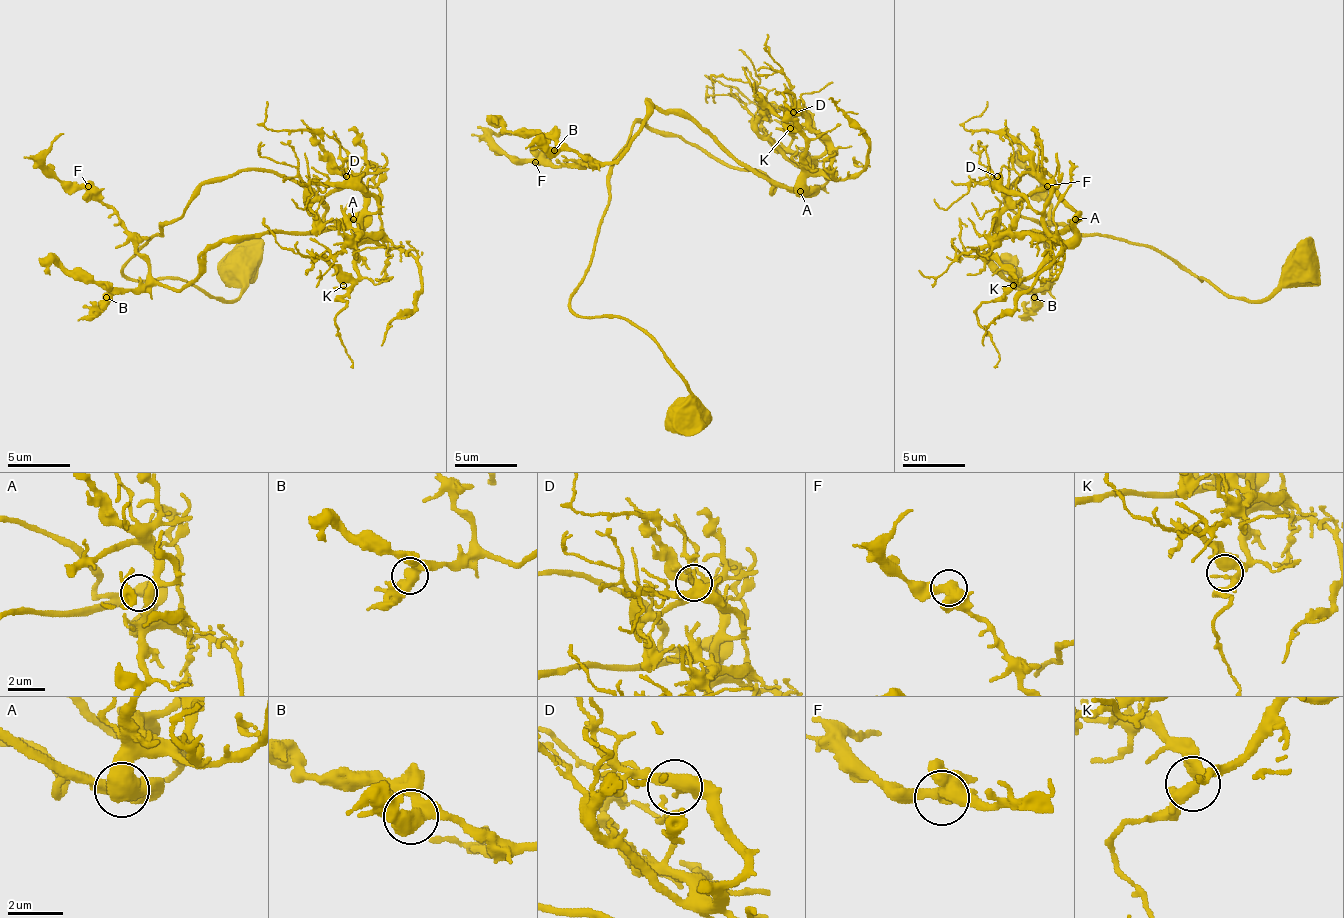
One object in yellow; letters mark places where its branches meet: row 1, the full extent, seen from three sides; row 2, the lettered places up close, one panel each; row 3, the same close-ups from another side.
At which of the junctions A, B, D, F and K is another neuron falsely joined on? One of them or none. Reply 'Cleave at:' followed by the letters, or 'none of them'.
Cleave at: none of them

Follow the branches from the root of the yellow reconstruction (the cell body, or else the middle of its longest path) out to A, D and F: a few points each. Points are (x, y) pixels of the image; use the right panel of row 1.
A: (1305, 269), (1299, 282), (1239, 301), (1143, 245), (1034, 223), (1006, 204), (1006, 192), (1041, 170), (1075, 220)
D: (1305, 269), (1239, 301), (1143, 245), (1013, 210), (1006, 192), (1028, 170), (1075, 214), (1056, 238), (997, 176)
F: (1305, 269), (1230, 297), (1013, 210), (1028, 170), (1075, 214), (997, 241), (1031, 288), (1047, 186)

